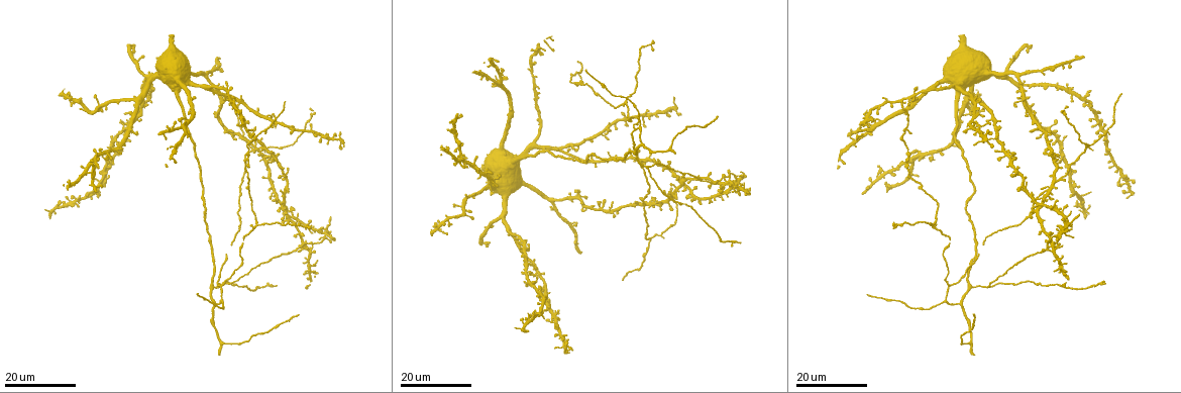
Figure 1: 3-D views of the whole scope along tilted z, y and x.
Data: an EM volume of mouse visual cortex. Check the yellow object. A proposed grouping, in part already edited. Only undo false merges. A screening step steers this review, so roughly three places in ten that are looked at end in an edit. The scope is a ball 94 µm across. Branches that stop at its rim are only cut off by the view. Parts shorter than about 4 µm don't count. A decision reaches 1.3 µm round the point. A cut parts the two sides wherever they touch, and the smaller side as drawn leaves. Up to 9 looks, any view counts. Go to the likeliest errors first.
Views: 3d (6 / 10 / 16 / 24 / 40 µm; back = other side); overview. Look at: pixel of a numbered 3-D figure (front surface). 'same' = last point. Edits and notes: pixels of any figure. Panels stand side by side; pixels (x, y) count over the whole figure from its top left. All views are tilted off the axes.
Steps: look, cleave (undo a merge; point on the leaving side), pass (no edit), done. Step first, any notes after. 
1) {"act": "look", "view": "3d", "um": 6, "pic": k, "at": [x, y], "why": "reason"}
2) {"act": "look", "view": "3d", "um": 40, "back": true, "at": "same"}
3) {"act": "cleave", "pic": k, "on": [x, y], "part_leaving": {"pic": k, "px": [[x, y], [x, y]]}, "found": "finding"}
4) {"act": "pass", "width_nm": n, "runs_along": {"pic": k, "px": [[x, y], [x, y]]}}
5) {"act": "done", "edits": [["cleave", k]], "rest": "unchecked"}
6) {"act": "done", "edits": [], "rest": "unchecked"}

{"act": "look", "view": "3d", "um": 24, "pic": 1, "at": [254, 224], "why": "small branch off a trunk"}

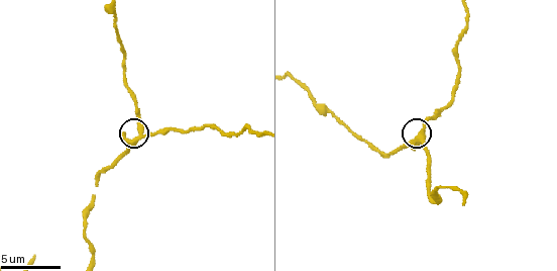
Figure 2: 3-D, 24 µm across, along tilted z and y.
{"act": "look", "view": "3d", "um": 6, "pic": 2, "at": [142, 135]}

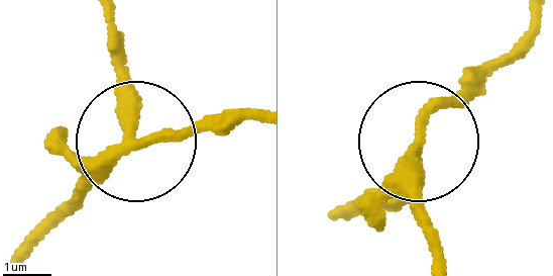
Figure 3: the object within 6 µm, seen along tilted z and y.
{"act": "pass", "side_arm_um": 24, "arms": 3, "found": "all the same neuron"}

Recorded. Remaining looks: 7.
{"act": "look", "view": "3d", "um": 16, "pic": 1, "at": [962, 302], "why": "three-way junction"}

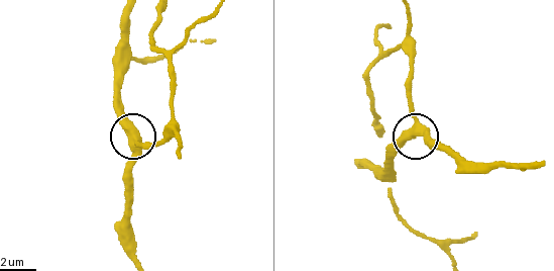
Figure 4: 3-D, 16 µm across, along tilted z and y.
{"act": "look", "view": "3d", "um": 10, "pic": 4, "at": [419, 123]}

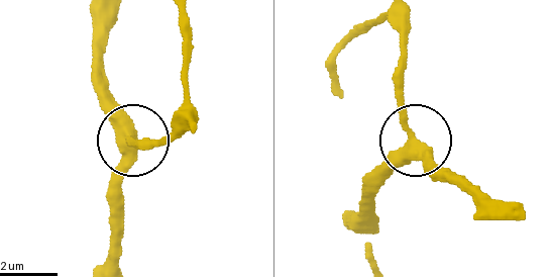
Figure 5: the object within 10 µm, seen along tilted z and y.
{"act": "pass", "width_nm": 360, "runs_along": {"pic": 5, "px": [[354, 215], [371, 215], [372, 198], [414, 145], [442, 175]]}, "found": "all the same neuron"}

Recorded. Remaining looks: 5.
{"act": "look", "view": "3d", "um": 24, "pic": 1, "at": [719, 181], "why": "four arms meet"}

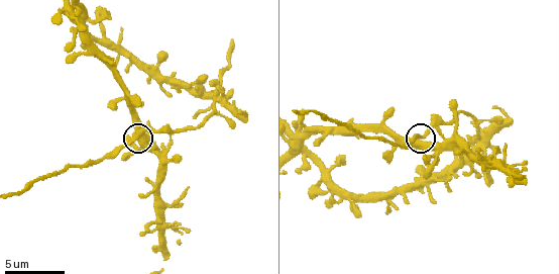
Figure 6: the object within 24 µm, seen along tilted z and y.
{"act": "look", "view": "3d", "um": 10, "pic": 6, "at": [143, 129]}

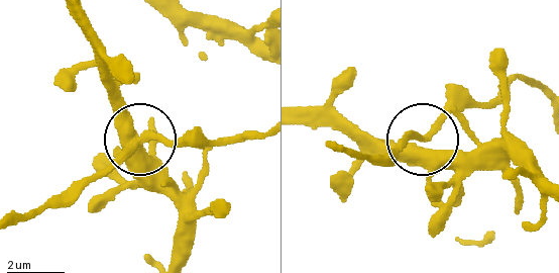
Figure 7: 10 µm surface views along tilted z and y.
{"act": "pass", "arms": 4, "found": "continuous, no second neuron"}

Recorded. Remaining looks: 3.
{"act": "look", "view": "3d", "um": 16, "pic": 1, "at": [650, 237], "why": "three arms meet"}

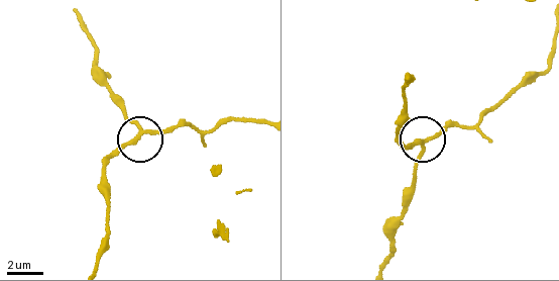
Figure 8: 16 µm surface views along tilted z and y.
{"act": "look", "view": "3d", "um": 6, "pic": 8, "at": [142, 130], "why": "closer look"}

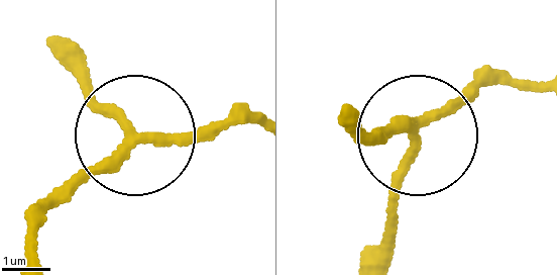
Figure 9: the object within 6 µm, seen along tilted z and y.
{"act": "pass", "side_arm_um": 22, "runs_along": {"pic": 9, "px": [[359, 120], [410, 133], [415, 146], [370, 255]]}, "found": "continuous, no second neuron"}

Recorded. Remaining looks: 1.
{"act": "done", "edits": [], "rest": "unchecked"}

